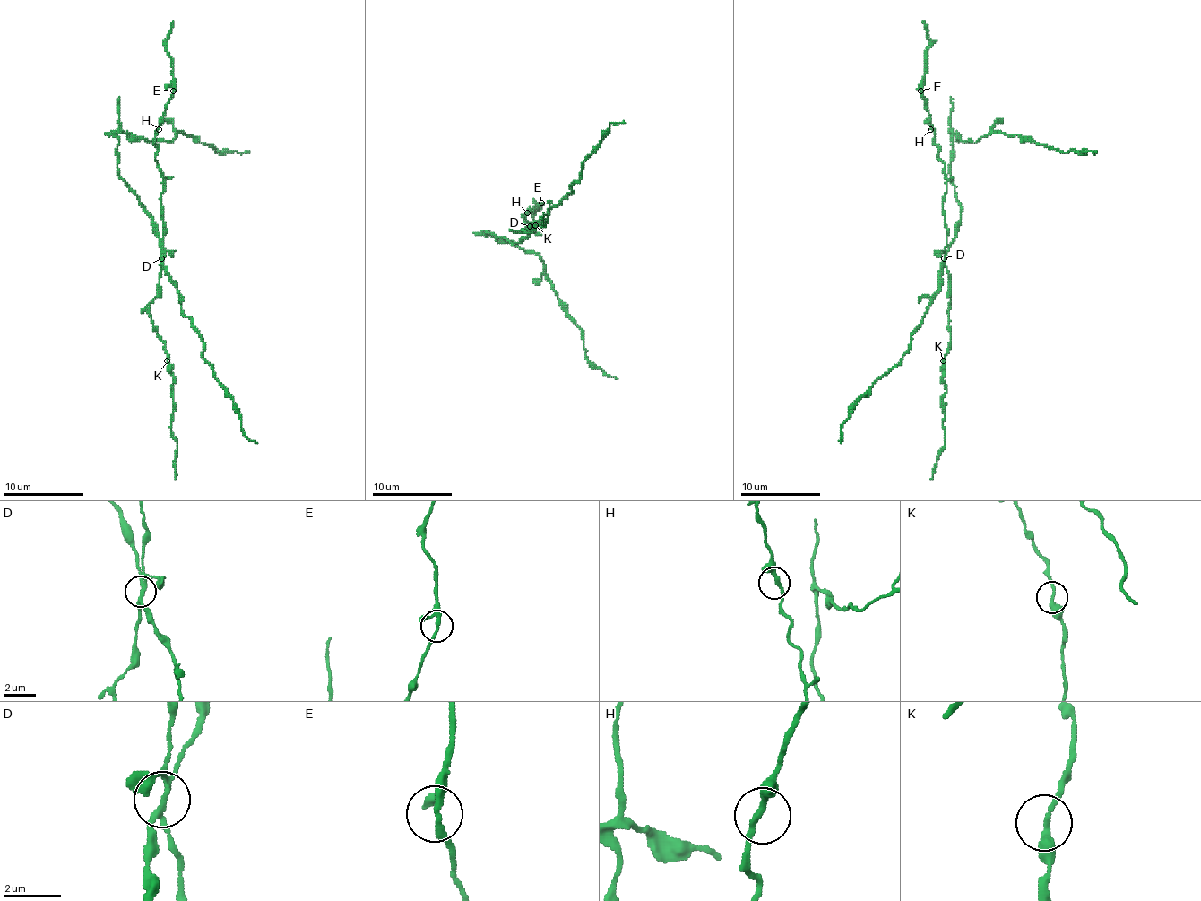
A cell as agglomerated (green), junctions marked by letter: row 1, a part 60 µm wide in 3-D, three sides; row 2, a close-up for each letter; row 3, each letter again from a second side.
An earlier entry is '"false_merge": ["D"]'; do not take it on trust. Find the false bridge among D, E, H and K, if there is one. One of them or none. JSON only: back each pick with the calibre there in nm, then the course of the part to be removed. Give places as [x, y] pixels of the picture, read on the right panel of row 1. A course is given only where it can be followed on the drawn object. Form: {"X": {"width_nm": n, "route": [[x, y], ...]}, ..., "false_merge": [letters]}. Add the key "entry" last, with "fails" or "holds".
{"D": {"width_nm": 180, "route": [[945, 259], [961, 217], [951, 175], [951, 133], [974, 142], [1005, 133], [1049, 149], [1096, 151]]}, "false_merge": ["D"], "entry": "holds"}

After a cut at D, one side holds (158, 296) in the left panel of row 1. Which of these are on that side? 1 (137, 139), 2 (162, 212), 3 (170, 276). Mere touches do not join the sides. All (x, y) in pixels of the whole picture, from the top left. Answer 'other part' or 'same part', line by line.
1: other part
2: same part
3: other part

